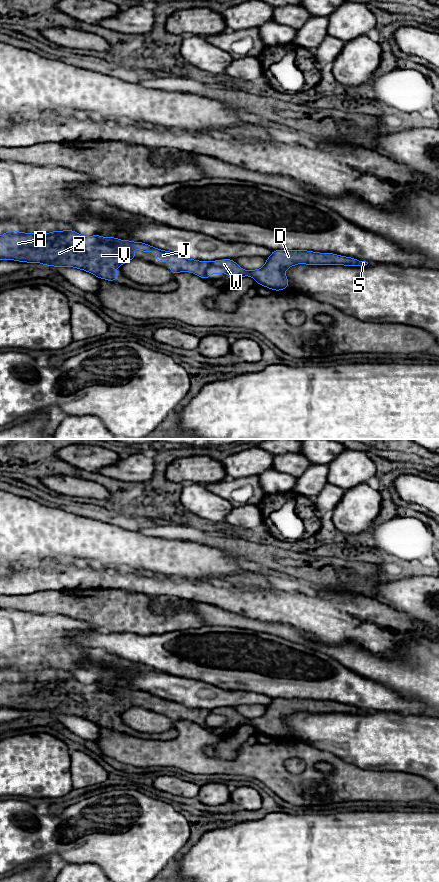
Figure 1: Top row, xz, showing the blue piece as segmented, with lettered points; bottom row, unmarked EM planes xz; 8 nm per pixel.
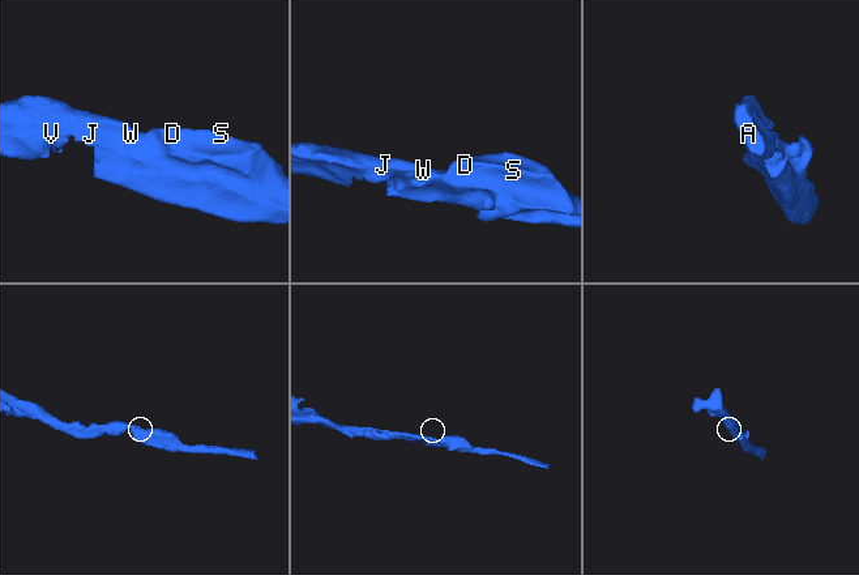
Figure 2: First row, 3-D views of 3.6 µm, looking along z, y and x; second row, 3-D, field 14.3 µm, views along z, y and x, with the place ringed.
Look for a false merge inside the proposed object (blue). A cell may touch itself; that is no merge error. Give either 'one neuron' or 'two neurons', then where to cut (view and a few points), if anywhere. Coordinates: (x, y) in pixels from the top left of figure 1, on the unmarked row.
one neuron; cut none

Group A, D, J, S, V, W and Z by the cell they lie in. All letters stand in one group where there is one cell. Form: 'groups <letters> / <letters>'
groups A D J S V W Z

